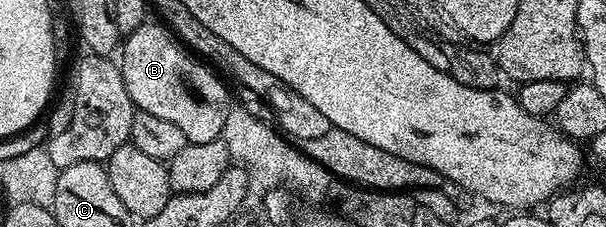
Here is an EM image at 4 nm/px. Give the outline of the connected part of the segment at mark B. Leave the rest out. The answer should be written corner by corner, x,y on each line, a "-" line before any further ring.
147,22
125,37
120,48
122,81
135,109
165,118
184,130
187,141
212,142
221,137
232,99
221,84
219,73
195,56
165,23

